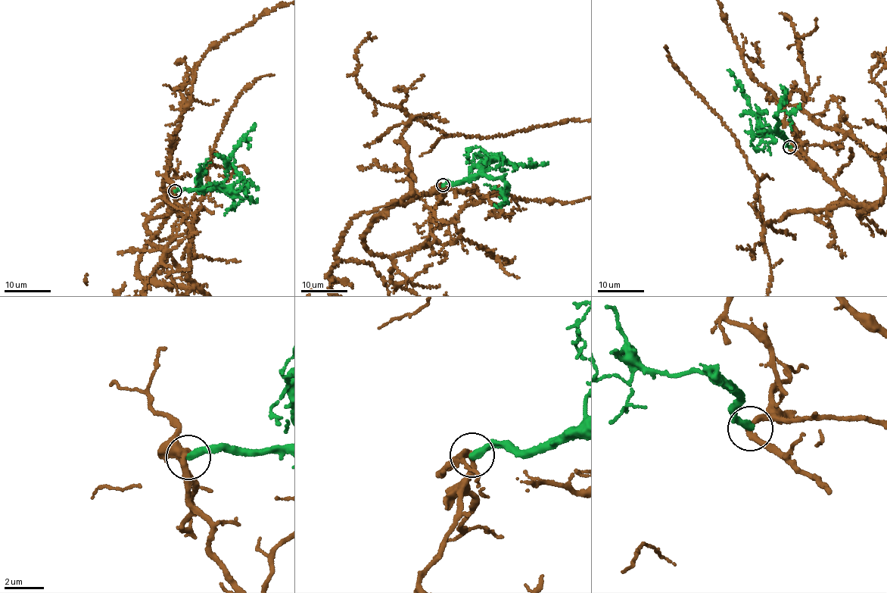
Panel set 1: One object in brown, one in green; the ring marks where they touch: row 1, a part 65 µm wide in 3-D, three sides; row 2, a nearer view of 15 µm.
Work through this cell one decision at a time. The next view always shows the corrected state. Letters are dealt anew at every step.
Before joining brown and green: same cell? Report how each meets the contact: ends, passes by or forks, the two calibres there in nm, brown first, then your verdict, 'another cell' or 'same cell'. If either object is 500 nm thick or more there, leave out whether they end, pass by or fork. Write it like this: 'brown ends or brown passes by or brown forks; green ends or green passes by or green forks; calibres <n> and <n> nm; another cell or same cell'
brown passes by; green ends; calibres 280 and 360 nm; another cell

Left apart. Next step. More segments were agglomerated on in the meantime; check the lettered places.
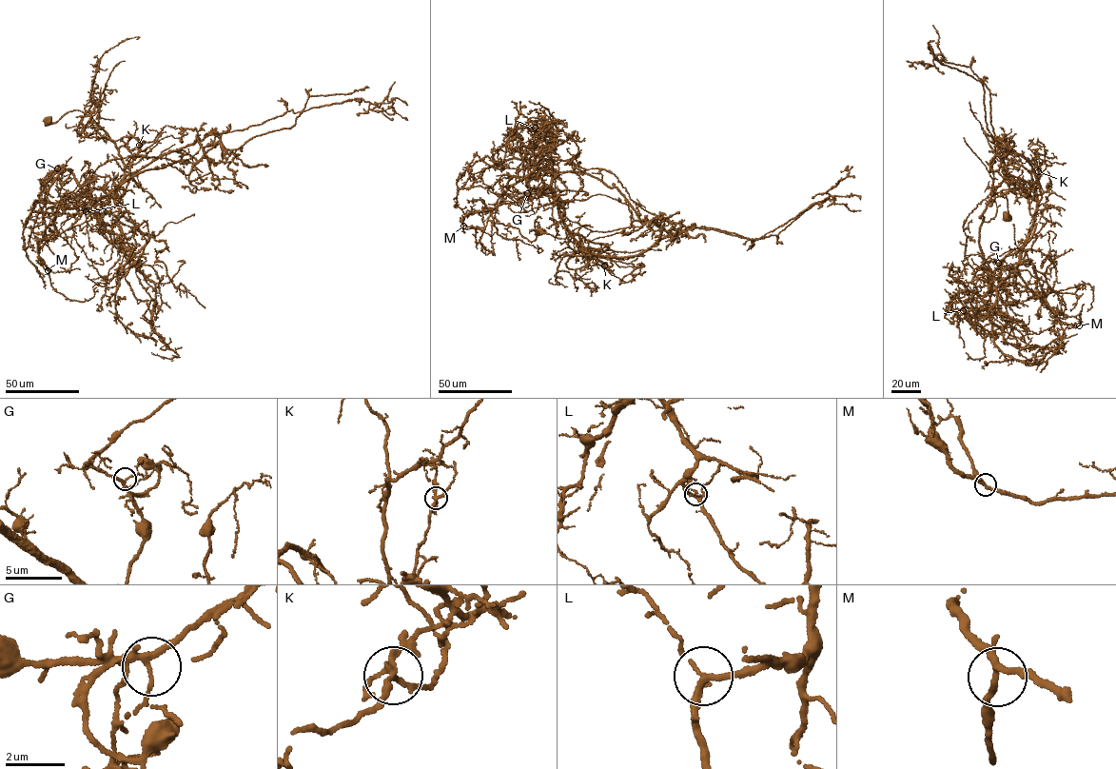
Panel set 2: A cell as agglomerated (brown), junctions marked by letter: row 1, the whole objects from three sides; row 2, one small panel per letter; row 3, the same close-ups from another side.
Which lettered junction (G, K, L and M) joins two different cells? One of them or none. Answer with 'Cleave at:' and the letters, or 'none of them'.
Cleave at: K

